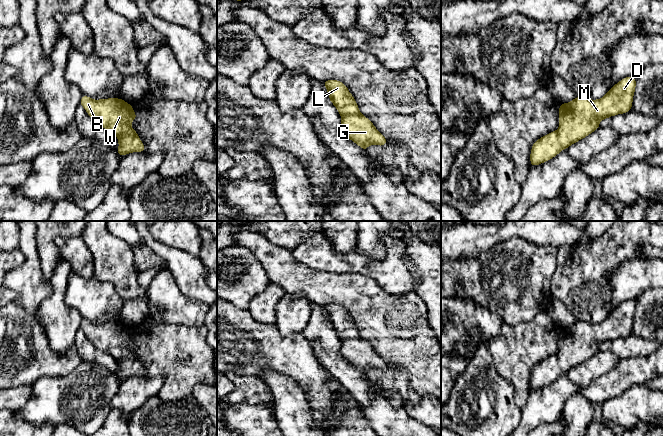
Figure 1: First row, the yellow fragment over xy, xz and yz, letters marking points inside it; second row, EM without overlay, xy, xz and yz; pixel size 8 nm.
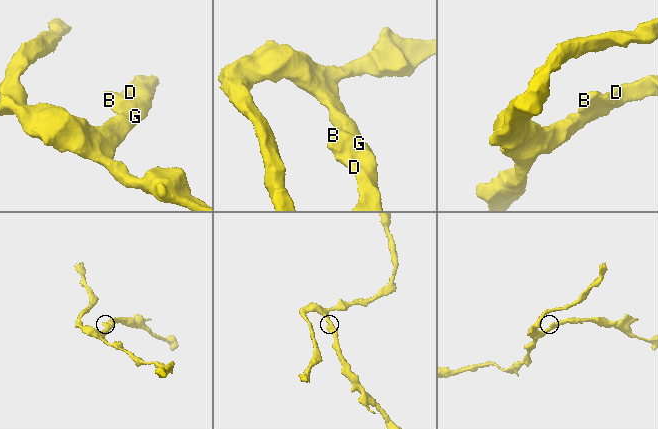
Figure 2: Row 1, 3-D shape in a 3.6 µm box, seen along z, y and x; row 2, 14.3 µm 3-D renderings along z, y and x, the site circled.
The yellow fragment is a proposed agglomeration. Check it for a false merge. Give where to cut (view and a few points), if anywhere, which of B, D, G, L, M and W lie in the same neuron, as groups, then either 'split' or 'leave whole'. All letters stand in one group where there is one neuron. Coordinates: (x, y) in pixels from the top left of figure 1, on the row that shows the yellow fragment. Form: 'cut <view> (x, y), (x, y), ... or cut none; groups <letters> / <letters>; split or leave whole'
cut none; groups B D G L M W; leave whole

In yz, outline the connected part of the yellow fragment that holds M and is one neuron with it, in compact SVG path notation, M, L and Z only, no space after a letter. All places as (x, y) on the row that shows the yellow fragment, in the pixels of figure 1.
M629 76L621 79L601 99L588 99L576 96L569 103L559 105L559 128L536 140L530 152L531 167L540 165L557 156L563 149L587 137L598 128L599 122L618 114L625 114L632 110L636 77Z

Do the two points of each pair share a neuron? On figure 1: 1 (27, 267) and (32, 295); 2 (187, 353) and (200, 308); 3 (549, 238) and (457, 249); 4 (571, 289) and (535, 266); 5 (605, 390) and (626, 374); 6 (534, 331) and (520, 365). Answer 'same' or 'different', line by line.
1: same
2: different
3: same
4: different
5: same
6: same

